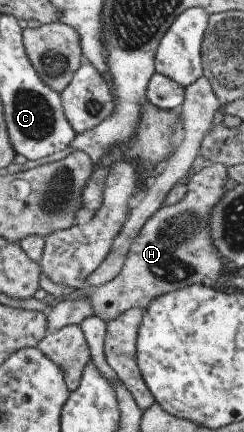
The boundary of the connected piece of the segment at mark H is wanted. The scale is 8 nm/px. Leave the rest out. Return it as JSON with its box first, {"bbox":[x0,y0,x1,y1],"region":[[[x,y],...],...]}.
{"bbox":[55,163,228,323],"region":[[[212,163],[209,167],[205,167],[197,173],[190,173],[185,178],[187,188],[182,199],[171,206],[162,205],[148,217],[140,228],[140,231],[138,231],[130,242],[120,271],[110,281],[101,286],[88,286],[76,289],[76,291],[71,292],[64,298],[55,298],[56,303],[60,300],[69,300],[78,296],[84,296],[91,301],[93,315],[98,316],[106,323],[112,321],[118,314],[122,314],[130,308],[143,310],[152,299],[168,293],[168,291],[180,289],[193,283],[212,286],[216,276],[219,275],[223,260],[210,241],[207,223],[209,220],[209,209],[217,202],[222,192],[228,187],[227,169],[227,166]]]}

